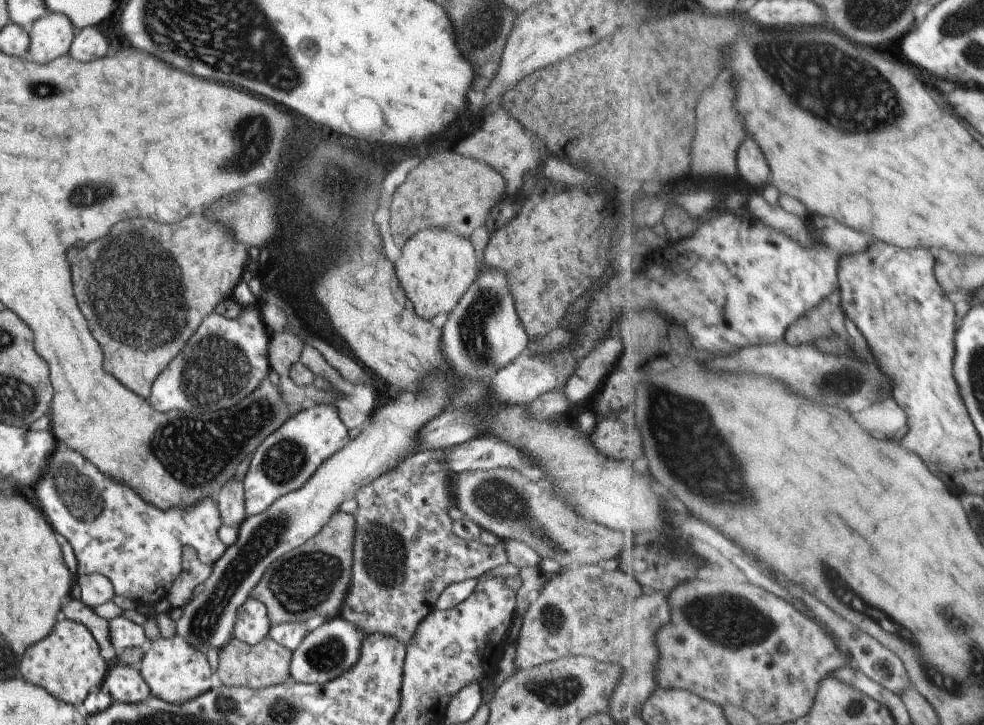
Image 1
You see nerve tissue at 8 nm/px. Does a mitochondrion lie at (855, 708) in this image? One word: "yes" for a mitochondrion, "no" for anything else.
yes

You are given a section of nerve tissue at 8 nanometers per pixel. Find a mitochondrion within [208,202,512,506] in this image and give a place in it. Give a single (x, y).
(476, 332)

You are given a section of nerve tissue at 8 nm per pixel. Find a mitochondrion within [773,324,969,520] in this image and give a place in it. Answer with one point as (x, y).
(850, 378)

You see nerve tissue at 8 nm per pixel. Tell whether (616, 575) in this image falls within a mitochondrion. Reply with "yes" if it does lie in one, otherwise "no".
no

